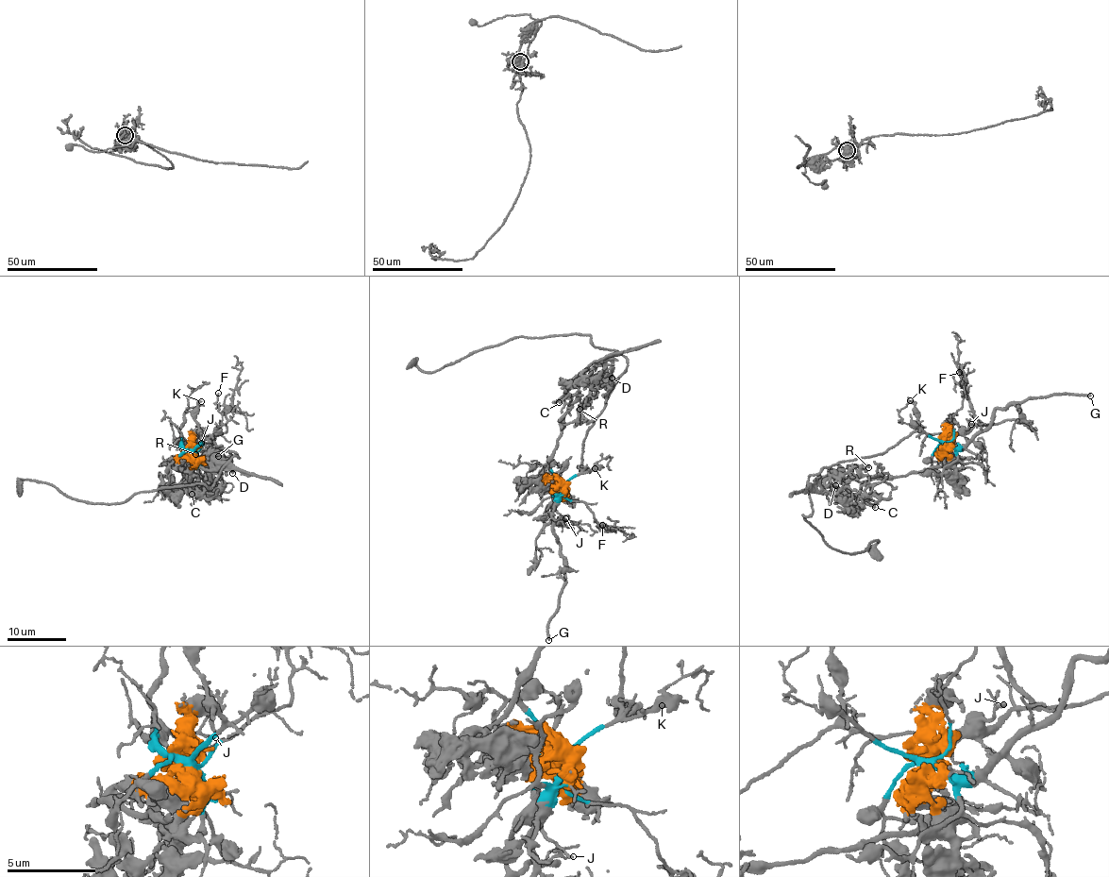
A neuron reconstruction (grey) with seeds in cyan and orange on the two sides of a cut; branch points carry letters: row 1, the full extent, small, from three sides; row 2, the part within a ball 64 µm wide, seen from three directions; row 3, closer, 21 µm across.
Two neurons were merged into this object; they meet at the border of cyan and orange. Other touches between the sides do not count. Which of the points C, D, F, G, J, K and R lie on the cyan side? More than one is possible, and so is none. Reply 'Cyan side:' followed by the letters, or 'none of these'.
Cyan side: F, G, J, K

